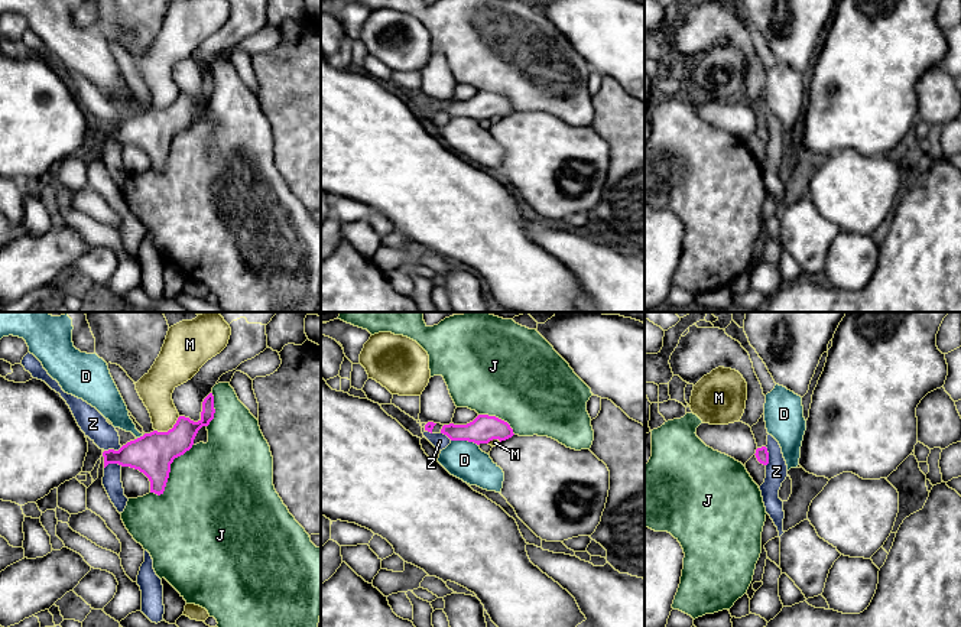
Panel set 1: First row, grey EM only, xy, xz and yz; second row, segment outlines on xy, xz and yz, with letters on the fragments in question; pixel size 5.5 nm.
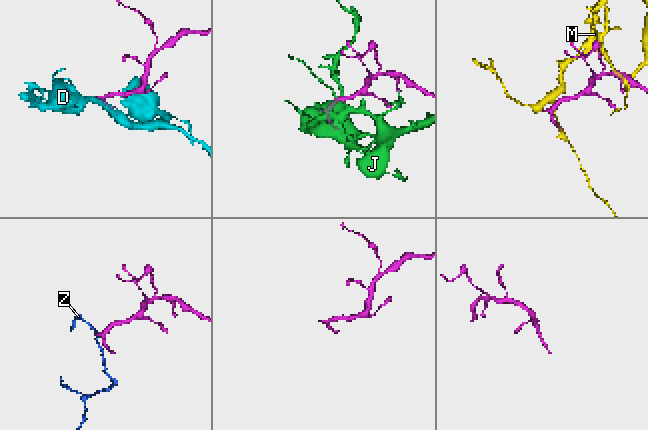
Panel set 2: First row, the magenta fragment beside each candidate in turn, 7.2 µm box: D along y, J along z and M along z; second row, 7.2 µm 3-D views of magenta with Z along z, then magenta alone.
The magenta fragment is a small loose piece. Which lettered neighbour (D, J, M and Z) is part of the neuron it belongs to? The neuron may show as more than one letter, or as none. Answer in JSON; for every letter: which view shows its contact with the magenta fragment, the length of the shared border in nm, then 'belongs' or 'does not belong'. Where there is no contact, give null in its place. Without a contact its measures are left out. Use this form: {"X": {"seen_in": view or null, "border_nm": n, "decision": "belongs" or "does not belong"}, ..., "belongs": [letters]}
{"D": {"seen_in": "xz", "border_nm": 160, "decision": "belongs"}, "J": {"seen_in": "xy", "border_nm": 360, "decision": "does not belong"}, "M": {"seen_in": "xy", "border_nm": 170, "decision": "does not belong"}, "Z": {"seen_in": "yz", "border_nm": 110, "decision": "does not belong"}, "belongs": ["D"]}

